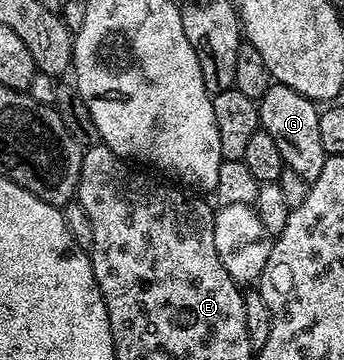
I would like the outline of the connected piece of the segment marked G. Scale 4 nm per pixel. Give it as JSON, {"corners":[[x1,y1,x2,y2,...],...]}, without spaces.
{"corners":[[270,85,269,91,259,100,259,126,266,130,279,144,279,156,283,156,286,167,291,172,299,172,303,180,312,183,323,172,326,154,319,141,319,116,321,110,313,99,295,92,290,86]]}

